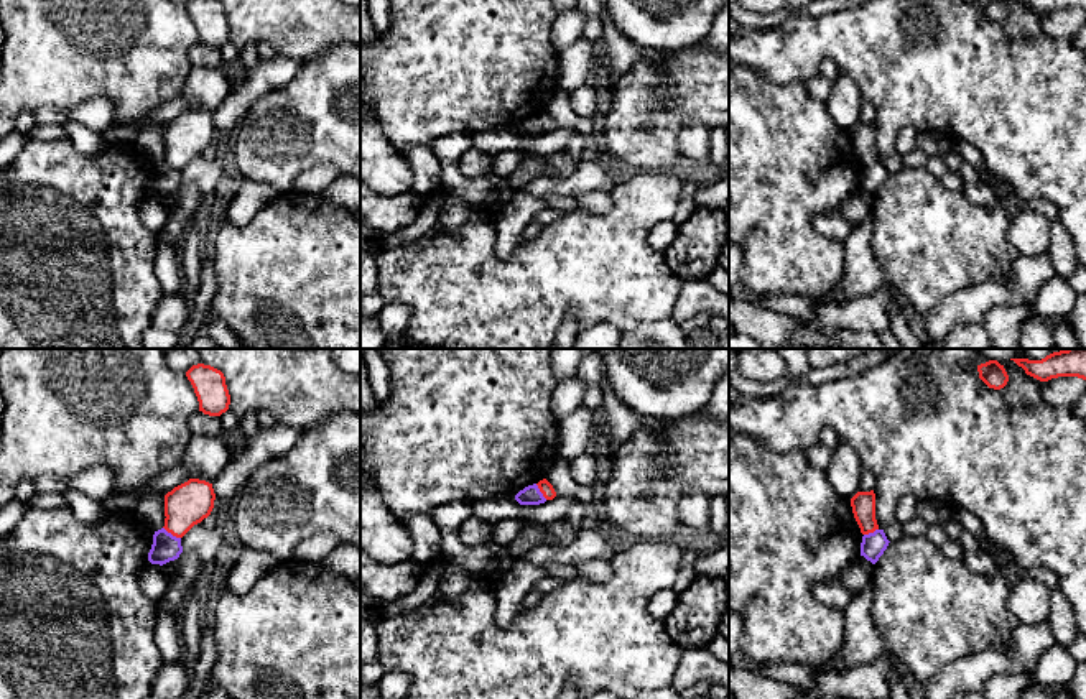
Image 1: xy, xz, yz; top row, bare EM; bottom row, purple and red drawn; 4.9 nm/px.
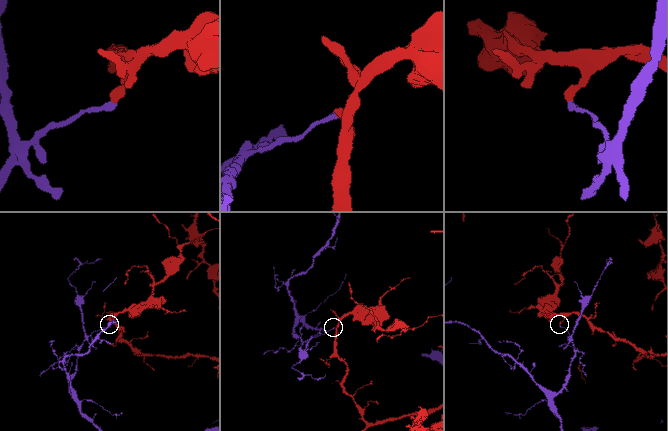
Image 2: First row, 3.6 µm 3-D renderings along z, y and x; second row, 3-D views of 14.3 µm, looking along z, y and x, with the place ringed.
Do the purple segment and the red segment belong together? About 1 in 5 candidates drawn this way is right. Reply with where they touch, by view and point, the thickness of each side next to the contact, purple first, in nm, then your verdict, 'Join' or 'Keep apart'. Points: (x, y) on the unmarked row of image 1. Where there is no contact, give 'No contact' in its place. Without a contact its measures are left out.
Touches purple at xy (170, 165). Thickness 140 nm (purple) against 200 nm. Keep apart

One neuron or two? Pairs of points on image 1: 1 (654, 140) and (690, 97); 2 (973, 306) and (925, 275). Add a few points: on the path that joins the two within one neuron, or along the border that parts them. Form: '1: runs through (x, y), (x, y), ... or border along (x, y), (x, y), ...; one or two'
1: runs through (657, 130), (680, 107); one
2: border along (991, 278), (946, 295), (923, 314); two

